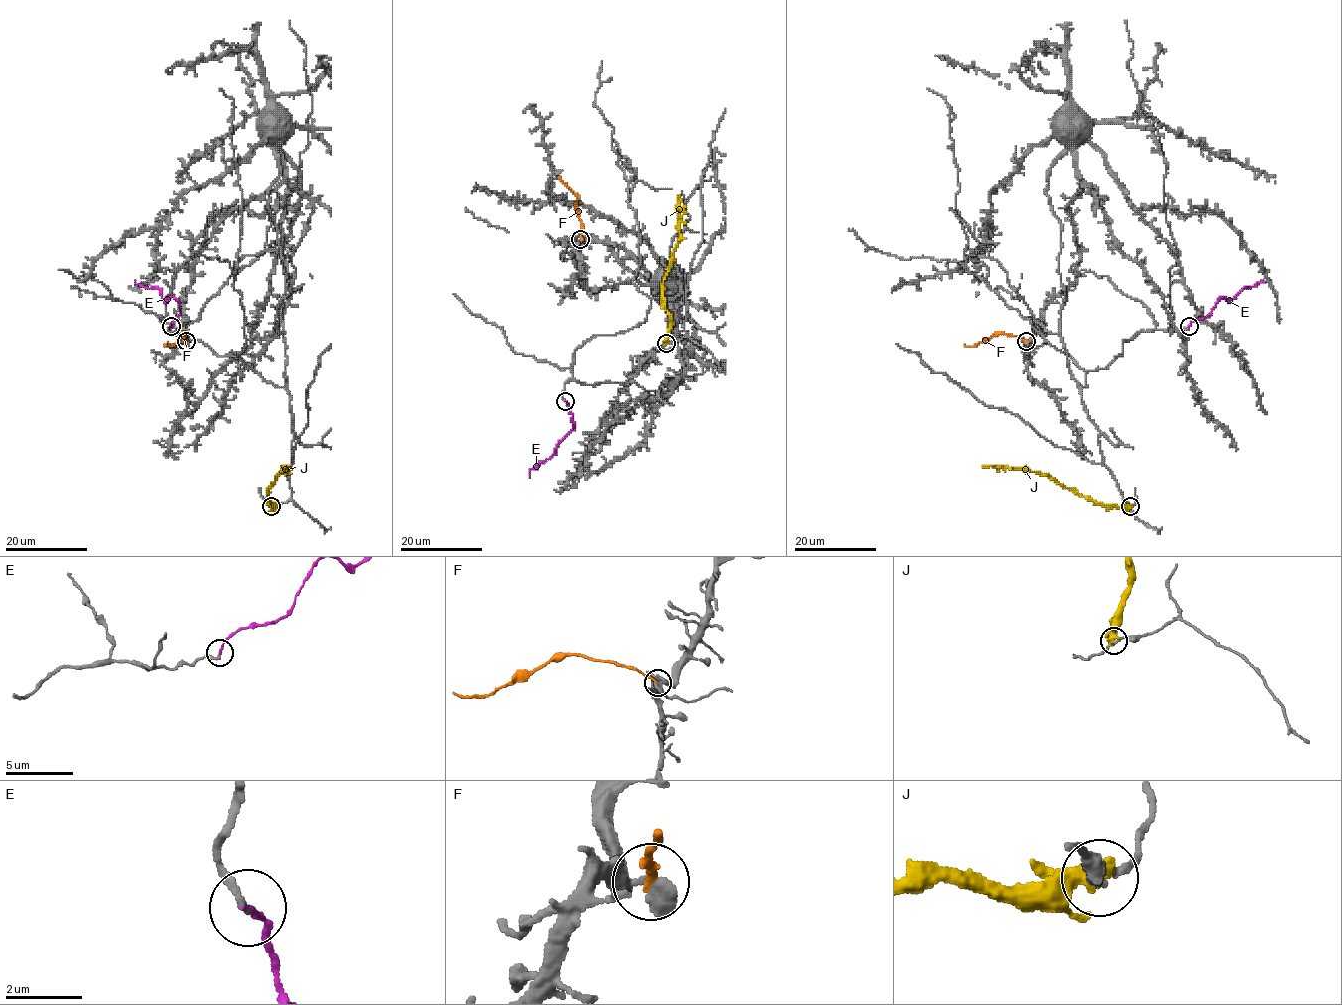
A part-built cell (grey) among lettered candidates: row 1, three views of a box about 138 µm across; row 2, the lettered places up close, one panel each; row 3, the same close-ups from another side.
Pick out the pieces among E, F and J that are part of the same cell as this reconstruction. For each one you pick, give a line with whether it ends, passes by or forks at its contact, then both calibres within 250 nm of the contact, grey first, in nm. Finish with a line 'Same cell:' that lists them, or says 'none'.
E: it ends there; 190 nm thick on the grey side, 140 nm on the other
Same cell: E

